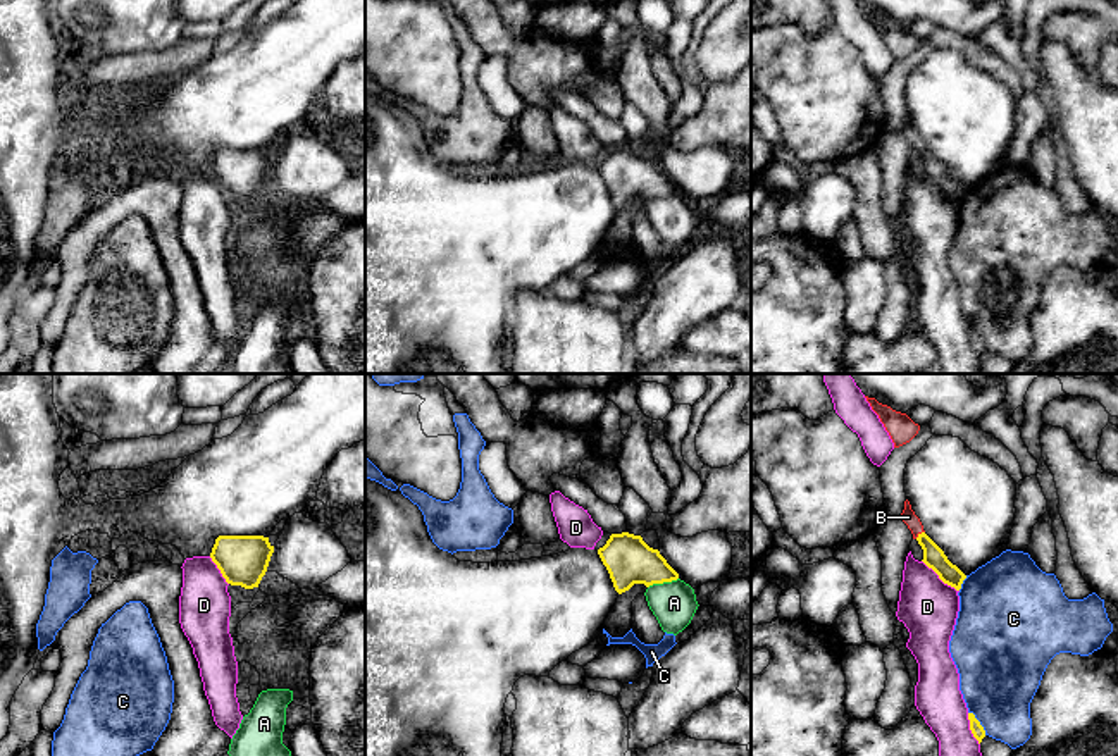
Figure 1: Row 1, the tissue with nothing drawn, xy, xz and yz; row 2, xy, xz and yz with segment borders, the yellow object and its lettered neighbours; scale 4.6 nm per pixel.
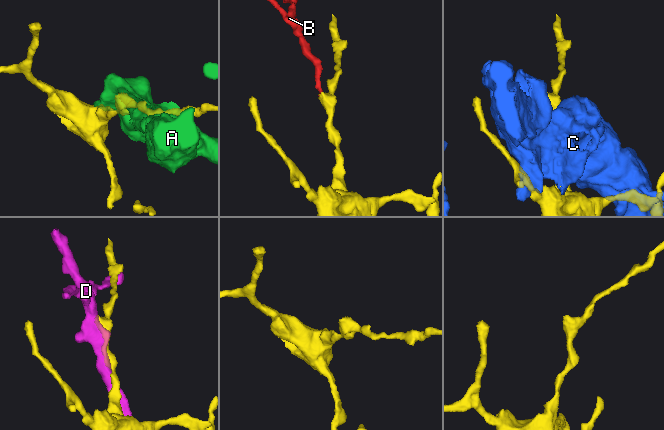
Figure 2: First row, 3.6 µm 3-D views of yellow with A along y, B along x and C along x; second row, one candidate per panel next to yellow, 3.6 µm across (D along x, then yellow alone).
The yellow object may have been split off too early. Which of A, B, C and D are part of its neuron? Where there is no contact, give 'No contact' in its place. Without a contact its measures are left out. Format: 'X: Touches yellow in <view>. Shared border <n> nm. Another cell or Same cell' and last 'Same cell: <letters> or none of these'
A: Touches yellow in xz. Shared border 150 nm. Another cell
B: Touches yellow in yz. Shared border 60 nm. Same cell
C: Touches yellow in yz. Shared border 140 nm. Another cell
D: Touches yellow in yz. Shared border 220 nm. Another cell
Same cell: B

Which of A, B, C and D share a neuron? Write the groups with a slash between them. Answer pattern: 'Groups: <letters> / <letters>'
Groups: A / B / C / D

